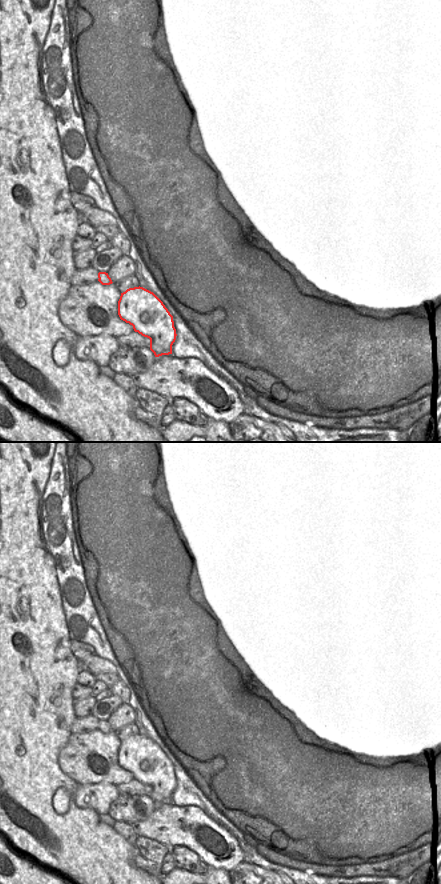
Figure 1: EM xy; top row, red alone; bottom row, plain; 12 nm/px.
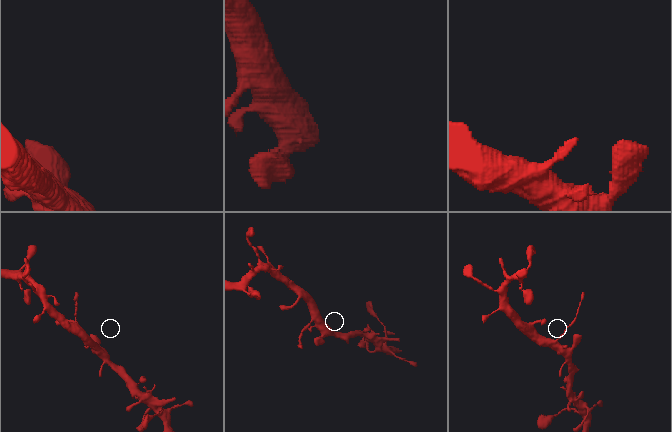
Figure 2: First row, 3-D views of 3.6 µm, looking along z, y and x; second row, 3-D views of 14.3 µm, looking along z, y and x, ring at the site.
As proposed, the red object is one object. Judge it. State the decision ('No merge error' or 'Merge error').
Merge error

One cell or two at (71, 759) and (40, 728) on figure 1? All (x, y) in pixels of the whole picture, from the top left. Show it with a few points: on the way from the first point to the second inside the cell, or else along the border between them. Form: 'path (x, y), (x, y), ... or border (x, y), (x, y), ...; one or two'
border (72, 733), (58, 756), (58, 765), (63, 772); two

